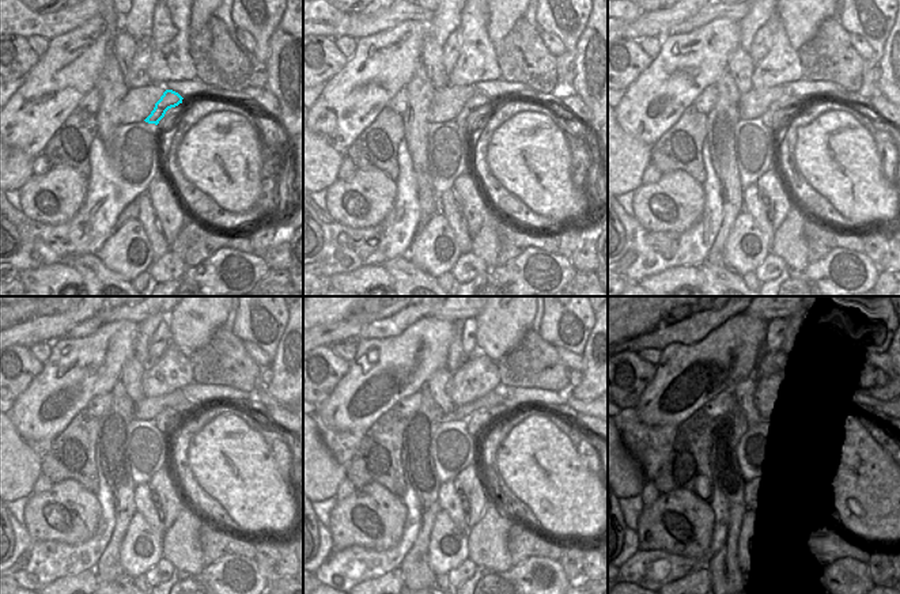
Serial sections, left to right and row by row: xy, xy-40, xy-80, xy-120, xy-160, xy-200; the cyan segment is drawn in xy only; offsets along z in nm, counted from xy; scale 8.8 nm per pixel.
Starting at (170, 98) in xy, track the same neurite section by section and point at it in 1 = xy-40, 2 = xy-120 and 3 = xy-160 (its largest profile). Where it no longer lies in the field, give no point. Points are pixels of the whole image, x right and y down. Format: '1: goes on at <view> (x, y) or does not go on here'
1: goes on at xy-40 (479, 99)
2: goes on at xy-120 (163, 420)
3: goes on at xy-160 (494, 405)

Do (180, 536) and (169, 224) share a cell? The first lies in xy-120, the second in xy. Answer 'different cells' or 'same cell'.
different cells

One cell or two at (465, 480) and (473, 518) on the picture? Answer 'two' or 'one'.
one

